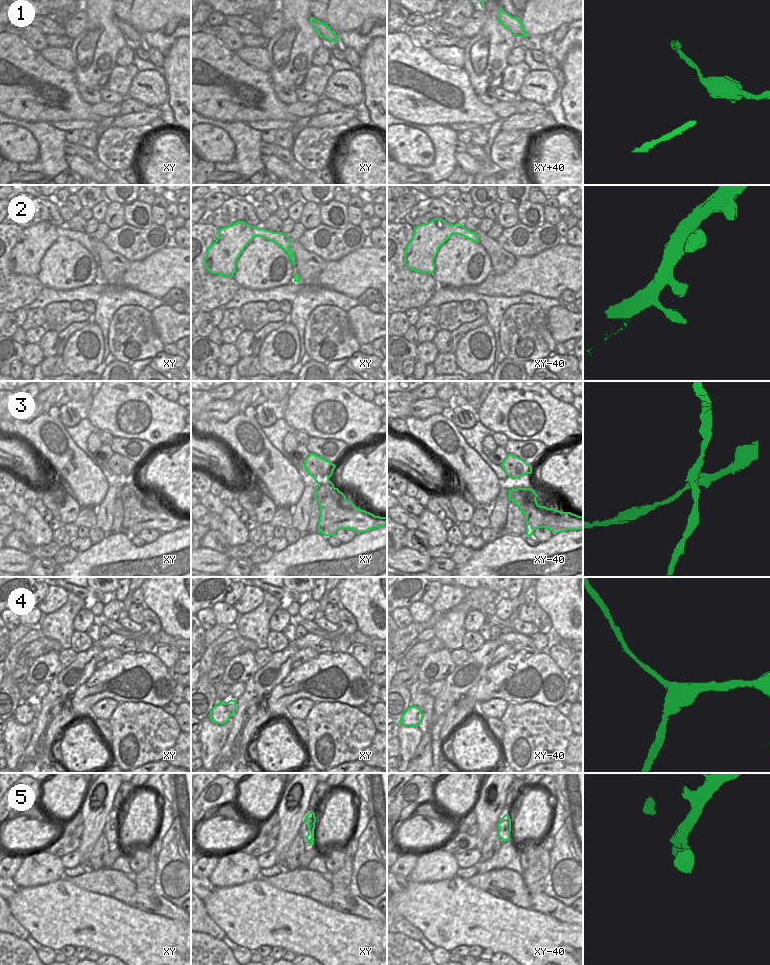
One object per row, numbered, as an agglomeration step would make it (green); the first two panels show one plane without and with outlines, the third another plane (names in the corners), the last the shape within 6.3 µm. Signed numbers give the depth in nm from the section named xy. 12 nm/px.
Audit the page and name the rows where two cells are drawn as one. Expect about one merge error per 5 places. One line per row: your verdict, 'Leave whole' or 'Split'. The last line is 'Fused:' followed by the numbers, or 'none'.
1: Leave whole
2: Leave whole
3: Split
4: Leave whole
5: Leave whole
Fused: 3

